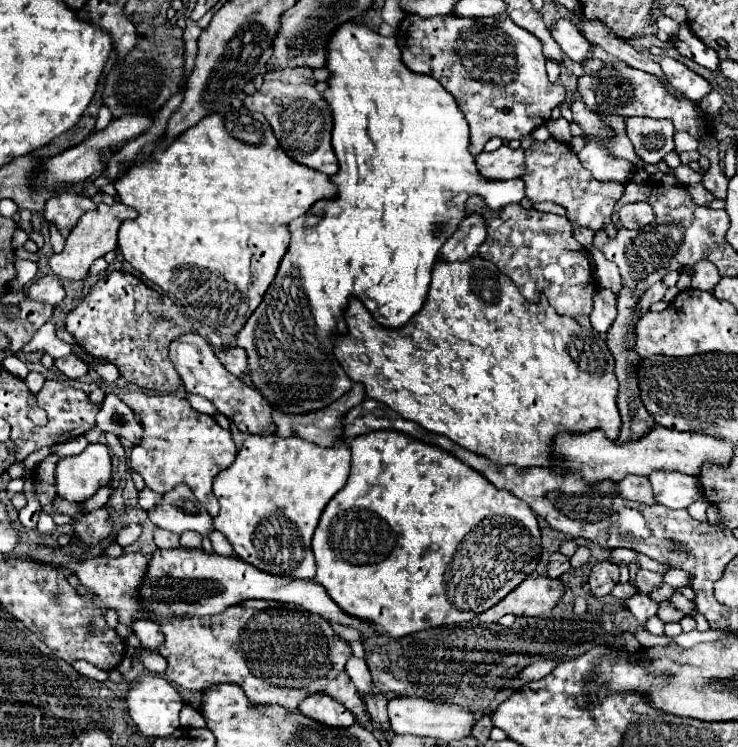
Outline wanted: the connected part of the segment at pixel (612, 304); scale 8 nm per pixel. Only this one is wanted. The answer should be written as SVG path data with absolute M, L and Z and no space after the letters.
M599 288L595 292L595 306L593 306L593 312L591 312L591 326L599 332L599 334L605 334L615 316L617 316L617 300L615 300L615 294L611 290L605 290L605 288Z

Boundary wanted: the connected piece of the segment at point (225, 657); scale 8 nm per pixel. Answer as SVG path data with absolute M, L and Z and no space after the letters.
M247 602L247 606L237 604L217 616L167 618L161 620L161 630L165 642L159 646L159 652L167 660L165 676L185 690L205 692L209 686L229 682L241 686L253 706L279 704L285 710L297 710L299 702L309 694L321 692L345 704L357 724L377 730L355 684L345 672L345 640L335 638L337 634L331 624L321 616L297 610L293 618L257 618L257 608L249 608Z

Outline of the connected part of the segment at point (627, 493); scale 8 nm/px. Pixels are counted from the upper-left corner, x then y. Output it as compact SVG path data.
M633 474L625 476L617 486L619 486L619 494L627 500L635 500L635 502L649 504L649 506L655 504L649 478L645 478L645 476L633 476Z

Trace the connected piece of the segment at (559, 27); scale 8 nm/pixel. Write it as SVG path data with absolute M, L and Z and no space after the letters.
M559 18L557 22L553 22L549 26L555 42L561 46L561 50L575 62L583 62L589 54L591 44L587 42L587 38L579 32L579 28L567 20L567 18Z

